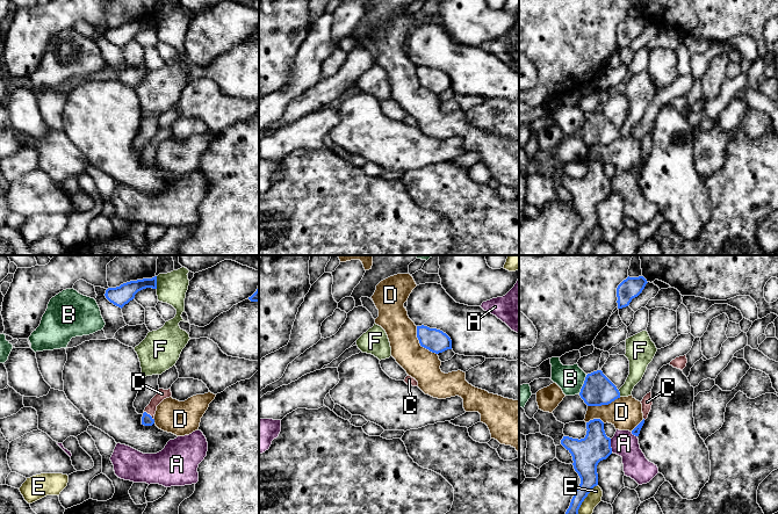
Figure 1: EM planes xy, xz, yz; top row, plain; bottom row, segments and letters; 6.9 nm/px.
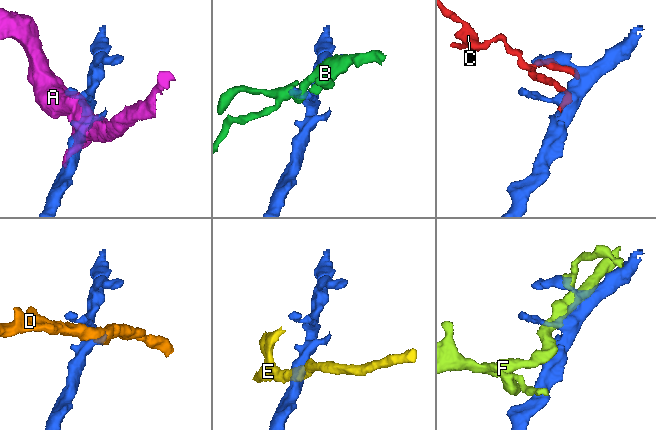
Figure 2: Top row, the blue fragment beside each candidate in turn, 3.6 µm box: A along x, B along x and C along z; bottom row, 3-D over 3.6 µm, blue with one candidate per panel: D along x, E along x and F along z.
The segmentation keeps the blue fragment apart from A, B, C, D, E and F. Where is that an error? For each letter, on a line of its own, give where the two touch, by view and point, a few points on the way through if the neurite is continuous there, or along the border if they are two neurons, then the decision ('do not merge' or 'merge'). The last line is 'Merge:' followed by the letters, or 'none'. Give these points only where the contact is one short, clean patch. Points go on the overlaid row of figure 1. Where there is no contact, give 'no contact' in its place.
A: meets blue in yz at (610, 446); border along yz (610, 439), (612, 451); do not merge
B: meets blue in yz at (583, 384); do not merge
C: meets blue in xy at (149, 414); runs through xy (146, 419), (149, 414), (153, 403), (161, 393); merge
D: meets blue in xz at (419, 342); do not merge
E: meets blue in yz at (584, 498); border along yz (597, 484), (584, 499), (577, 513); do not merge
F: meets blue in xy at (156, 282); do not merge
Merge: C

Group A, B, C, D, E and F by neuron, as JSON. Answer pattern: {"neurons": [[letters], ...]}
{"neurons": [["A"], ["B"], ["C"], ["D"], ["E"], ["F"]]}

